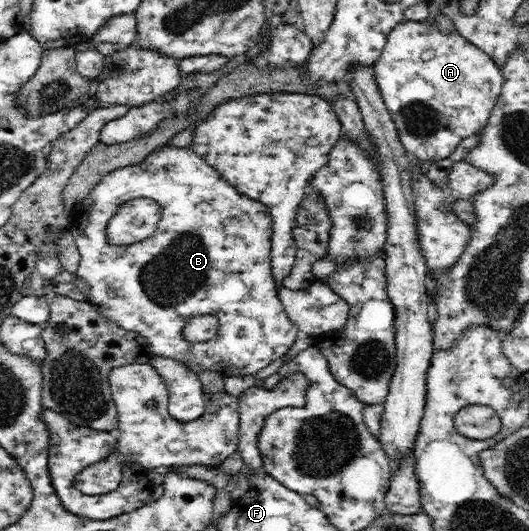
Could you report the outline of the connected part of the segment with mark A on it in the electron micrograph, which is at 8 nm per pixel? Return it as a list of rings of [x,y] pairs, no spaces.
[[[403,19],[388,34],[381,56],[374,61],[376,84],[394,120],[400,141],[410,158],[438,161],[447,158],[464,138],[478,133],[489,120],[503,86],[499,65],[469,40],[456,33],[441,33],[437,24]]]

